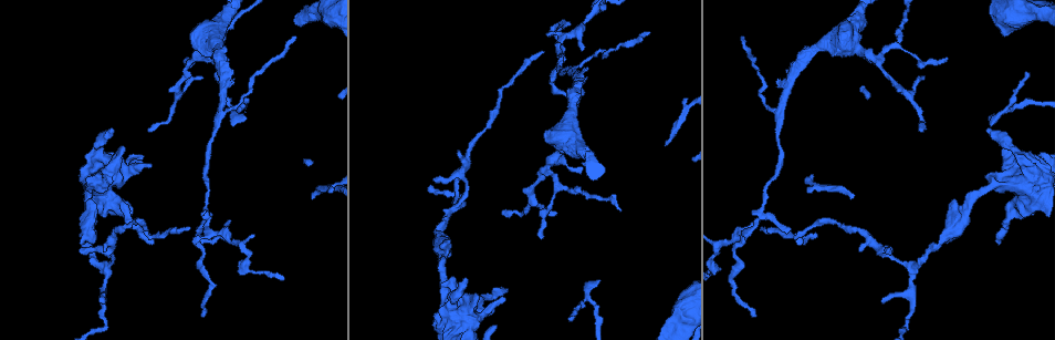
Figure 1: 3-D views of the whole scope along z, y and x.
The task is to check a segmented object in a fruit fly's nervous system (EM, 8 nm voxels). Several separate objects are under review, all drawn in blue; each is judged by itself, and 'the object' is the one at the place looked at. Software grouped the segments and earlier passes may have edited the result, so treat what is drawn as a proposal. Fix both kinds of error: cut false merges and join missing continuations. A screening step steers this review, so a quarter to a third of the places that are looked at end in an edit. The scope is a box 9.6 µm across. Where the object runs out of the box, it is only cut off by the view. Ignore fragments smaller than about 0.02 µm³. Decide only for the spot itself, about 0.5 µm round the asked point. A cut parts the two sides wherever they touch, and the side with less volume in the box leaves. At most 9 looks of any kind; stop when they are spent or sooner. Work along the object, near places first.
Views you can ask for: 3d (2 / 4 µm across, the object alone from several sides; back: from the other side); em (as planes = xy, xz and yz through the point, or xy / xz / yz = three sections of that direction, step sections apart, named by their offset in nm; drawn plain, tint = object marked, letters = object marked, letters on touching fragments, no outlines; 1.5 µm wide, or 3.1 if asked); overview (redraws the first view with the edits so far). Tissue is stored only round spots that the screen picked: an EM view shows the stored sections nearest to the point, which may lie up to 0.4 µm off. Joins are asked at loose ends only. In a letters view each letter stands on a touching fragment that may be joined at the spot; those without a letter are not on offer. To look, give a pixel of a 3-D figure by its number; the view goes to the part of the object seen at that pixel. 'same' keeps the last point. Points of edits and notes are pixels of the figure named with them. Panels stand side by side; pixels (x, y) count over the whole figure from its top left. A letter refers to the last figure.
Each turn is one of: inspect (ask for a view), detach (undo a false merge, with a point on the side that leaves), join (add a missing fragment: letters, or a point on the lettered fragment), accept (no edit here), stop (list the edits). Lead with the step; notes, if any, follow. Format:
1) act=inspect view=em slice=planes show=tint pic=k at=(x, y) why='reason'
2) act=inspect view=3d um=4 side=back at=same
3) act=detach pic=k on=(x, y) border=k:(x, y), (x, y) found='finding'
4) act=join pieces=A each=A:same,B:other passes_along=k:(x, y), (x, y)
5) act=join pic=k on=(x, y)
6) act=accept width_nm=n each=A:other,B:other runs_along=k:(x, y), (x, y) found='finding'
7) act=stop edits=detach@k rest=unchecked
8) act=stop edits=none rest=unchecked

act=inspect view=3d um=4 pic=1 at=(575, 72) why='two arms in line, one across'

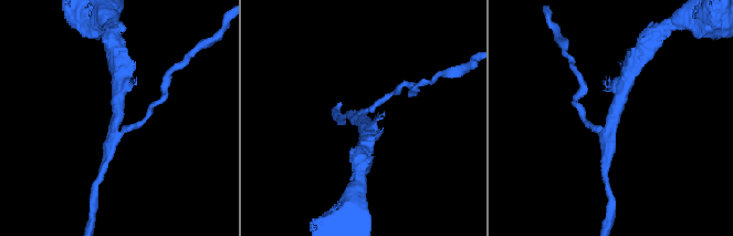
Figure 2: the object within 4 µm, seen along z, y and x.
act=inspect view=em slice=xy step=8 show=plain pic=2 at=(362, 119) arms=3 why='need the tissue'

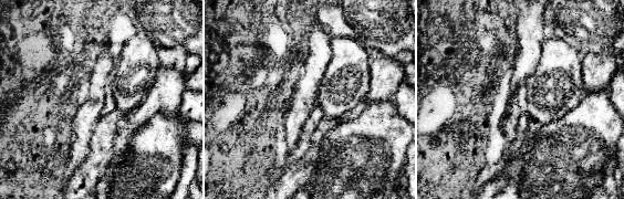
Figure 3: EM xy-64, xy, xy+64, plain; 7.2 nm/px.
act=inspect view=em slice=xy step=8 show=letters at=same why='see the neighbours'

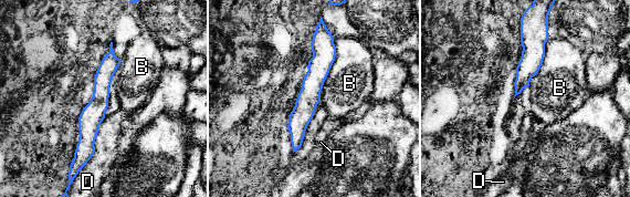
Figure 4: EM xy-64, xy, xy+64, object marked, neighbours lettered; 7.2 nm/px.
act=accept width_nm=140 each=B:other,D:other runs_along=4:(321, 24), (321, 63), (295, 146) found='one neuron here'

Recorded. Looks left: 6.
act=inspect view=em slice=yz step=4 show=tint pic=1 at=(552, 162) why='three arms meet'

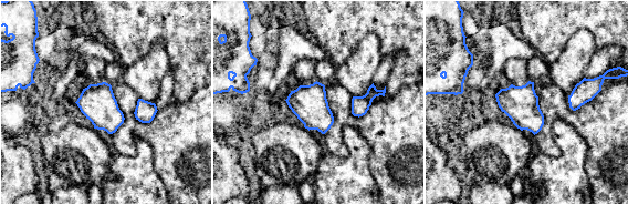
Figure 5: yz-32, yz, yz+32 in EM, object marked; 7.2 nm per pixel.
act=inspect view=em slice=planes show=letters at=same why='cut it another way'

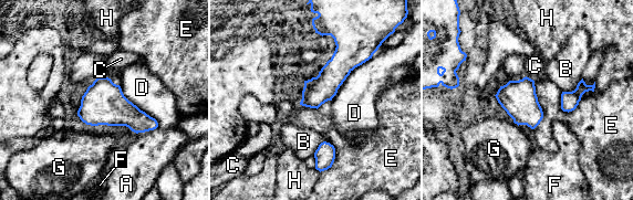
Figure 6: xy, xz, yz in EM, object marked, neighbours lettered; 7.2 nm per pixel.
act=accept each=A:other,B:other,C:other,D:other,E:other,F:other,G:other,H:other runs_along=6:(339, 41), (340, 65), (304, 103) found='all the same neuron'

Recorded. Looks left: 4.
act=inspect view=em slice=xz step=4 show=tint pic=1 at=(148, 130)

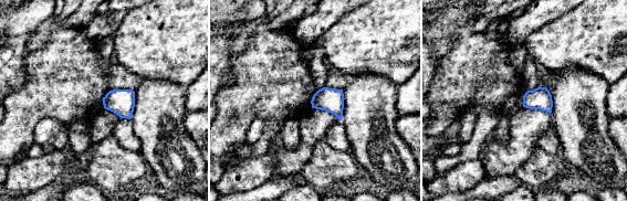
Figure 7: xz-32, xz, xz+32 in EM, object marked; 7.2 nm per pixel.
act=inspect view=em slice=planes show=tint at=same

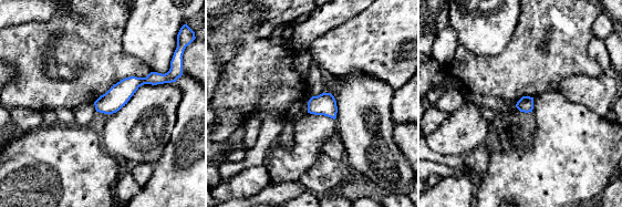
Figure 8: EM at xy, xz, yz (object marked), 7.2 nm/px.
act=inspect view=em slice=planes show=letters at=same why='see the neighbours'

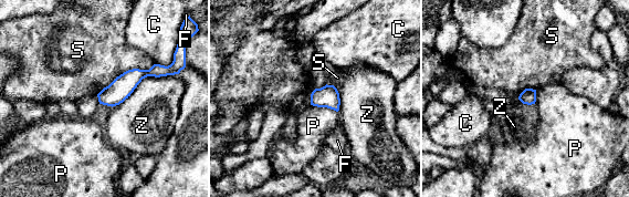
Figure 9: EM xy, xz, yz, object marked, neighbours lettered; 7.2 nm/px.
act=accept each=C:other,F:other,P:other,S:other,Z:other runs_along=9:(164, 72), (136, 75), (101, 99) found='no lettered fragment goes on from it'

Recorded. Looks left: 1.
act=stop edits=none rest=unchecked

